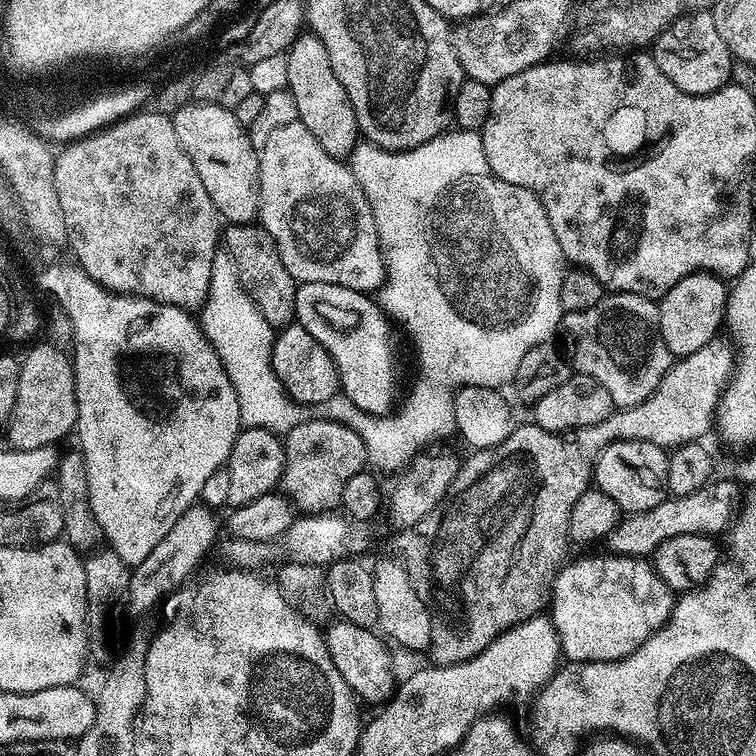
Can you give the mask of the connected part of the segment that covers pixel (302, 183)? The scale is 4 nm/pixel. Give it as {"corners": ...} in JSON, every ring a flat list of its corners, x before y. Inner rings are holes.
{"corners":[[302,123,283,126,270,135,266,144,258,149,260,158,260,210,258,223,260,227,274,238,282,266,300,284,326,282,334,286,346,286,372,294,385,283,386,267,384,252,380,248,378,226,370,210,370,202,364,197,364,191,354,178,351,167,343,159,326,154,306,130]]}

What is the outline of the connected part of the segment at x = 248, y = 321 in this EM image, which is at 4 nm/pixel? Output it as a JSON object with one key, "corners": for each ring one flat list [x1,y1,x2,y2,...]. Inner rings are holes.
{"corners":[[223,250,217,251,214,258,208,300,204,303,202,315,204,334,218,354,234,386,234,394,238,394,241,425,246,428,265,428,277,434,289,432,301,419,302,408,288,399,283,384,272,369,274,330,241,288,236,264]]}

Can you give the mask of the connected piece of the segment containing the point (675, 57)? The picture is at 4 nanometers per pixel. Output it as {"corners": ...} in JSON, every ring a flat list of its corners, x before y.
{"corners":[[693,11,677,17,661,34,656,37,650,48,650,55,655,60,658,70,686,94,705,96,716,92,733,79,732,52,722,42,722,34,714,26,711,11]]}

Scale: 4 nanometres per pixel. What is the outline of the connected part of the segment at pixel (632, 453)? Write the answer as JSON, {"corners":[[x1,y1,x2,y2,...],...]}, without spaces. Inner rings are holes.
{"corners":[[615,440,610,446,606,446,600,451,600,456,594,465,594,484,606,494,610,494,610,498,614,498,621,513,645,512,654,510,654,506,658,506,662,501,668,499,670,493,666,478,667,469,668,452,654,446,649,440]]}

